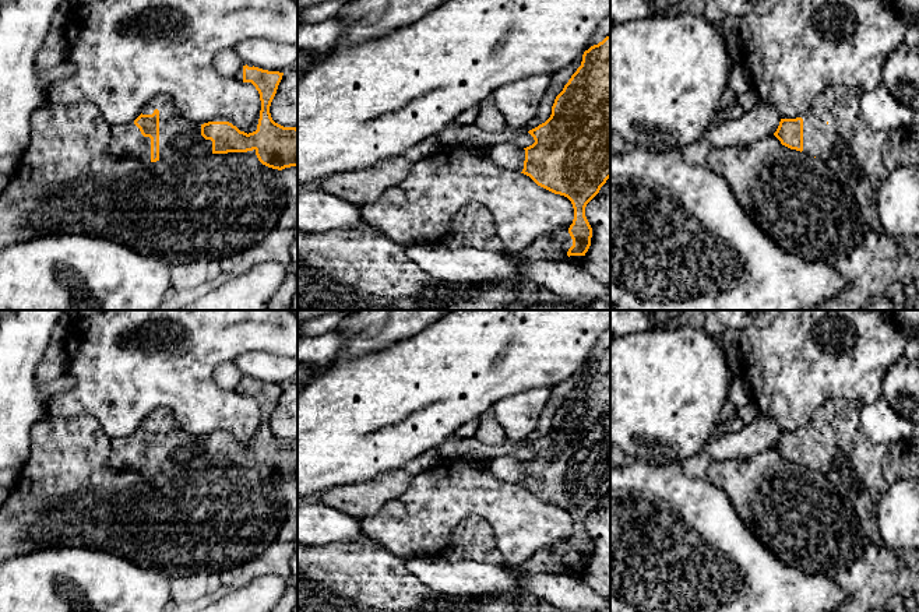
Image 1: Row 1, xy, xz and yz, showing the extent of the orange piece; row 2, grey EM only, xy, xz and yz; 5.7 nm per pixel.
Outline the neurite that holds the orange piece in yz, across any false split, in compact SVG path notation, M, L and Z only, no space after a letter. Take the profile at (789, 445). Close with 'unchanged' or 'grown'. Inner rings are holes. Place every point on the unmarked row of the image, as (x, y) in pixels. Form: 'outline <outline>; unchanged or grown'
outline M834 398L831 404L820 408L809 426L796 432L781 432L774 449L782 458L827 476L855 506L867 541L881 546L877 528L880 500L895 482L919 478L919 454L912 450L909 440L872 442L863 432L860 412L860 404Z; grown

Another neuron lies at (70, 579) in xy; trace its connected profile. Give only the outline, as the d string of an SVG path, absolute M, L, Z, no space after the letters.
M47 548L0 562L0 612L163 612L170 598L170 580L105 551Z

